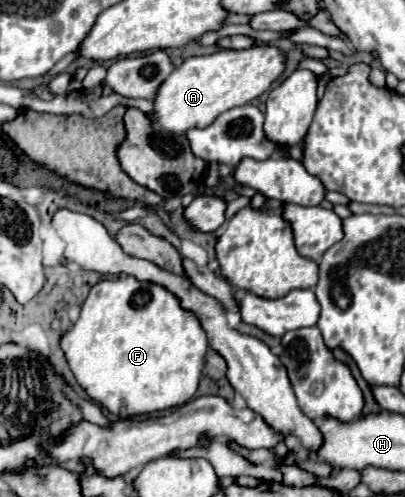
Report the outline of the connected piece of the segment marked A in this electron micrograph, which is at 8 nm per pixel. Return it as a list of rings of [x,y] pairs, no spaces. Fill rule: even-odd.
[[[250,47],[244,51],[218,51],[204,57],[190,57],[180,67],[176,67],[170,77],[160,85],[156,97],[154,97],[154,115],[156,121],[152,121],[152,127],[162,133],[186,133],[190,129],[202,129],[210,125],[220,113],[244,105],[258,95],[262,95],[270,85],[282,75],[284,71],[284,55],[276,47]]]

